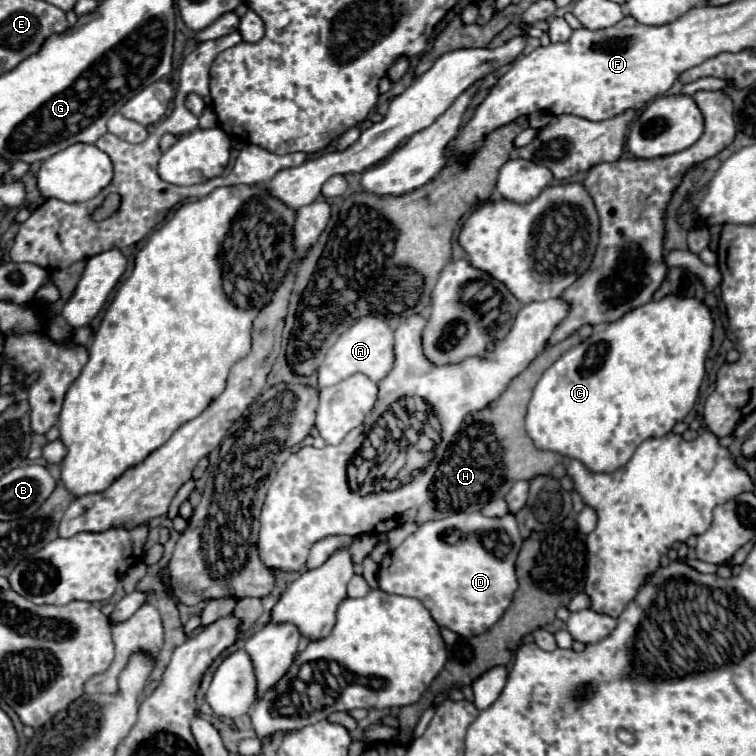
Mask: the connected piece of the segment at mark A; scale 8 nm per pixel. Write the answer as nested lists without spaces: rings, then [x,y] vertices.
[[[364,316],[356,320],[326,352],[318,368],[318,386],[334,386],[356,372],[366,374],[374,382],[380,382],[384,376],[388,376],[392,366],[394,366],[394,332],[382,318]]]

